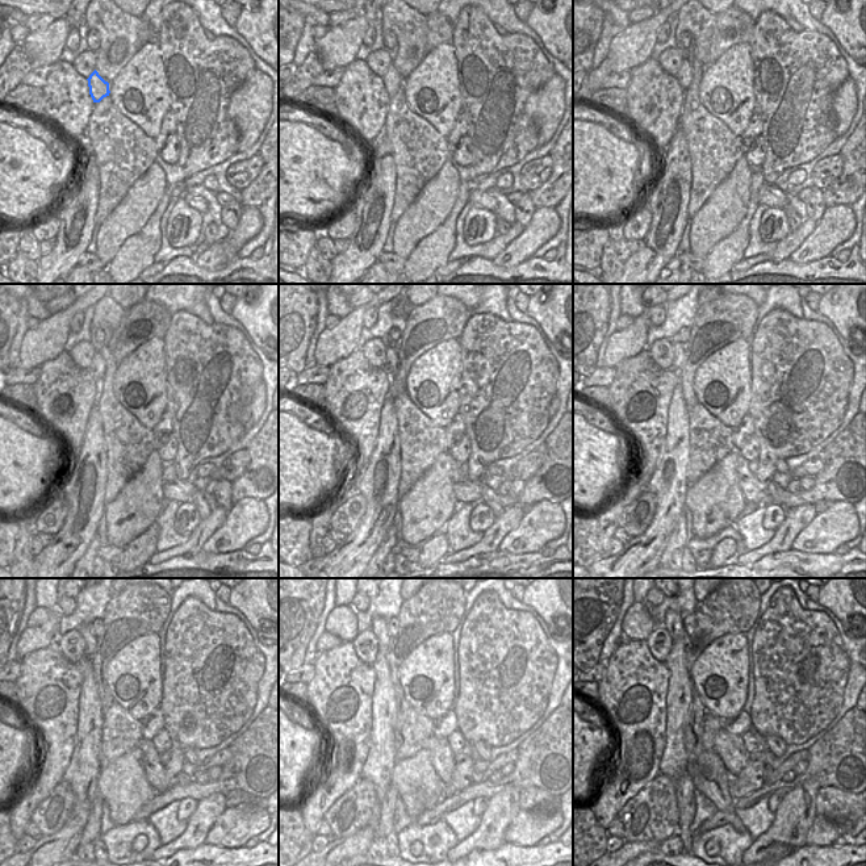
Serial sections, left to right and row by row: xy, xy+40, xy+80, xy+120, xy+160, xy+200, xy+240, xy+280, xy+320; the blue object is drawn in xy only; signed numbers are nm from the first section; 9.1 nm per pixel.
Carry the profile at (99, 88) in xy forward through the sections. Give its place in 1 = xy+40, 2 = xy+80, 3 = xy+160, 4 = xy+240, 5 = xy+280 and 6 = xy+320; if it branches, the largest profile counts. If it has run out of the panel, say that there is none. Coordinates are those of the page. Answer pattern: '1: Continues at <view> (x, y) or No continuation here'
1: Continues at xy+40 (392, 80)
2: Continues at xy+80 (685, 75)
3: Continues at xy+160 (389, 367)
4: Continues at xy+240 (90, 639)
5: Continues at xy+280 (379, 624)
6: Continues at xy+320 (673, 622)

